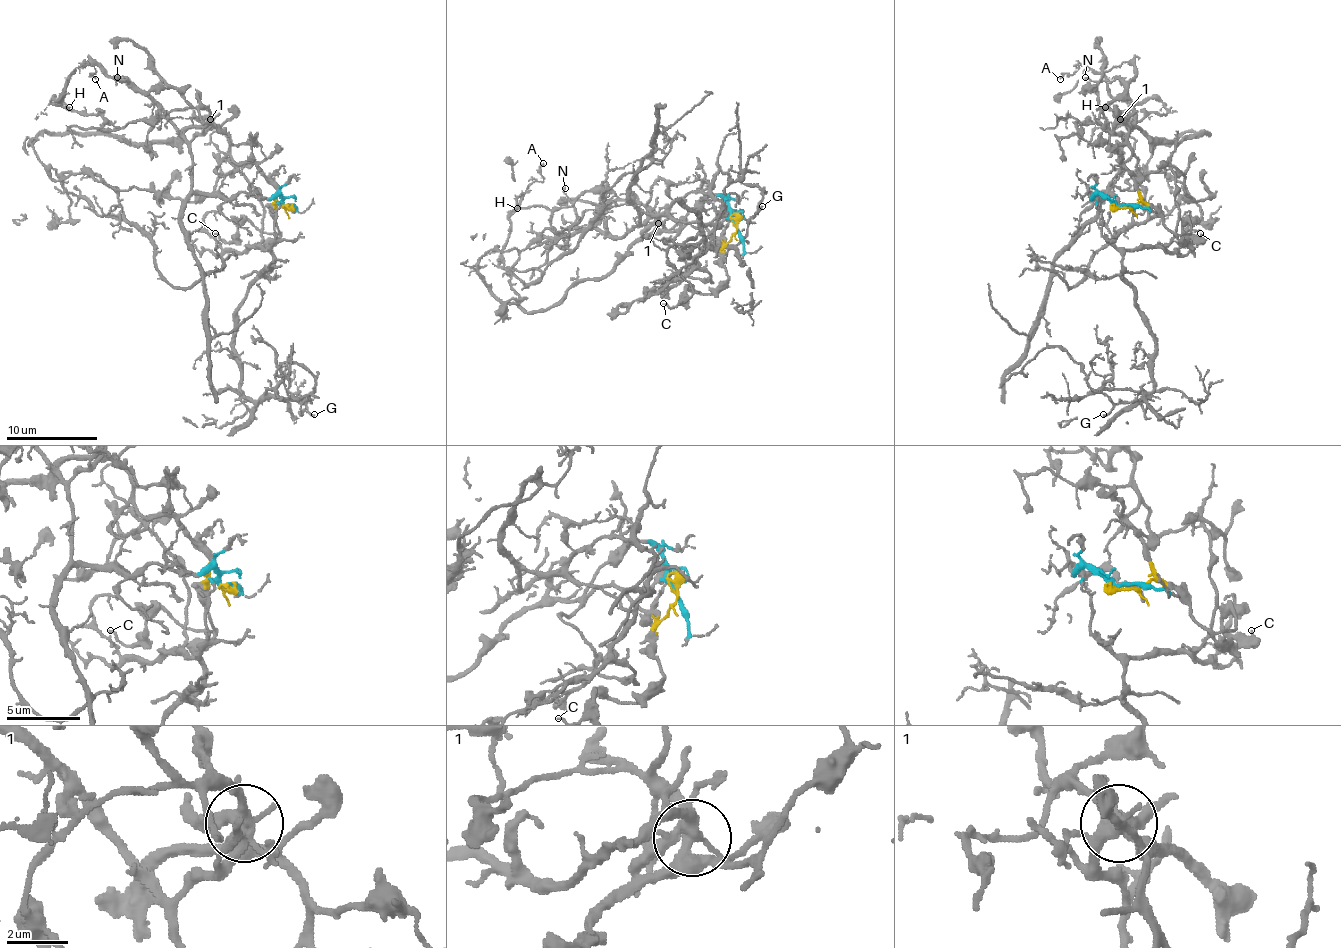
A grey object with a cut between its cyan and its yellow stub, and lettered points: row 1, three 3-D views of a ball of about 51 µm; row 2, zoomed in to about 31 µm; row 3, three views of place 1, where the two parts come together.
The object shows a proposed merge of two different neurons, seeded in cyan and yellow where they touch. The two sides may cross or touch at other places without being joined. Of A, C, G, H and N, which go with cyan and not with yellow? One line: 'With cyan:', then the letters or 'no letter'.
With cyan: G, N

